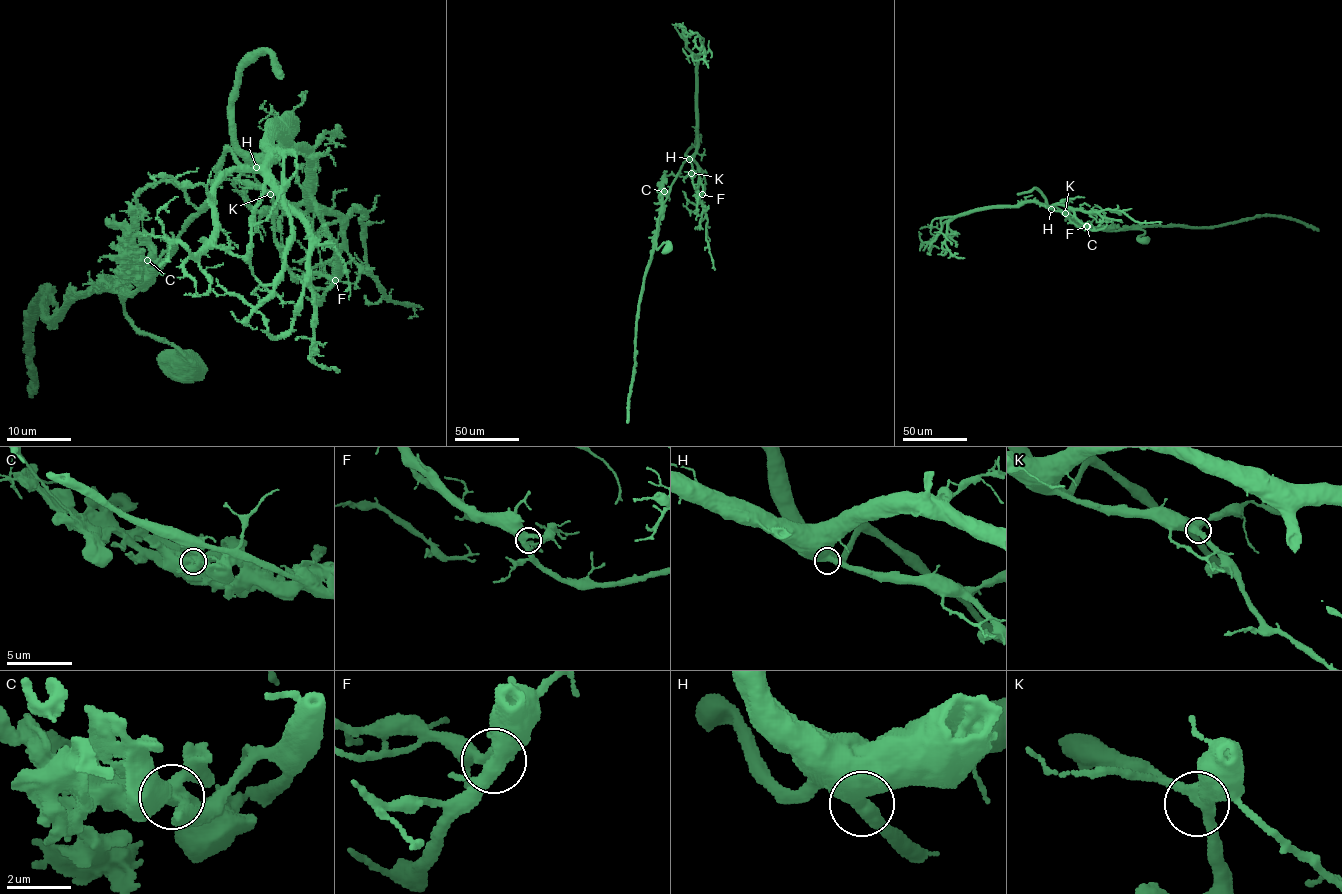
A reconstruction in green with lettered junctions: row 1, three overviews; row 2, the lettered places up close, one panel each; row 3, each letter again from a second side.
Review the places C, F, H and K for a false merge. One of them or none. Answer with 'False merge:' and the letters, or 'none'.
False merge: C

